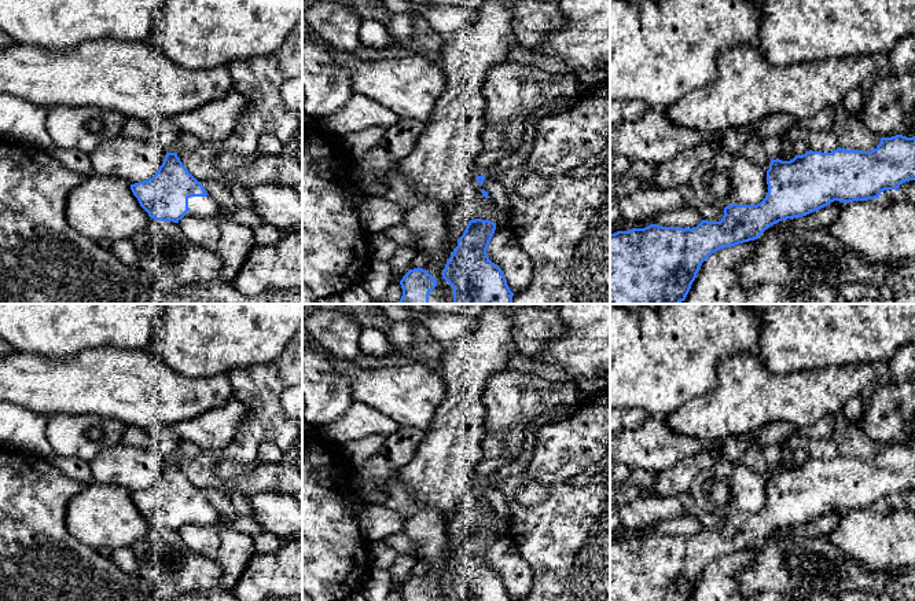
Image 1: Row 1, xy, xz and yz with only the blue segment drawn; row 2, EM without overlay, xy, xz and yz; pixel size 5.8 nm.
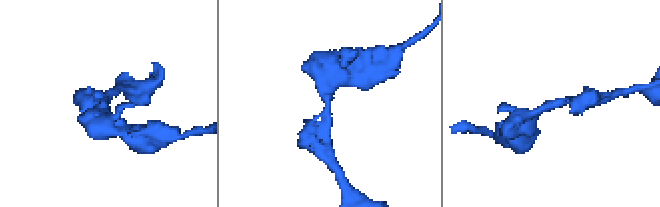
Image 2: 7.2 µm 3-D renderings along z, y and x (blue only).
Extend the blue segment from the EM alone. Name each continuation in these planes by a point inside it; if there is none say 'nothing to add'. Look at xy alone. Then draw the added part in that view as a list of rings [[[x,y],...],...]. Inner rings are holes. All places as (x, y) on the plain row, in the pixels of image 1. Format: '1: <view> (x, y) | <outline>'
1: xy (205, 515) | [[[210,503],[188,506],[188,516],[185,524],[212,525],[221,520],[218,512]]]

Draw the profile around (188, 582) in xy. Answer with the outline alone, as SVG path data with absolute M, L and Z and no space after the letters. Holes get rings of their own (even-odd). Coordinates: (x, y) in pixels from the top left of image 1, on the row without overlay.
M154 528L131 546L137 573L180 591L217 587L221 568L213 560L194 554L177 531Z

